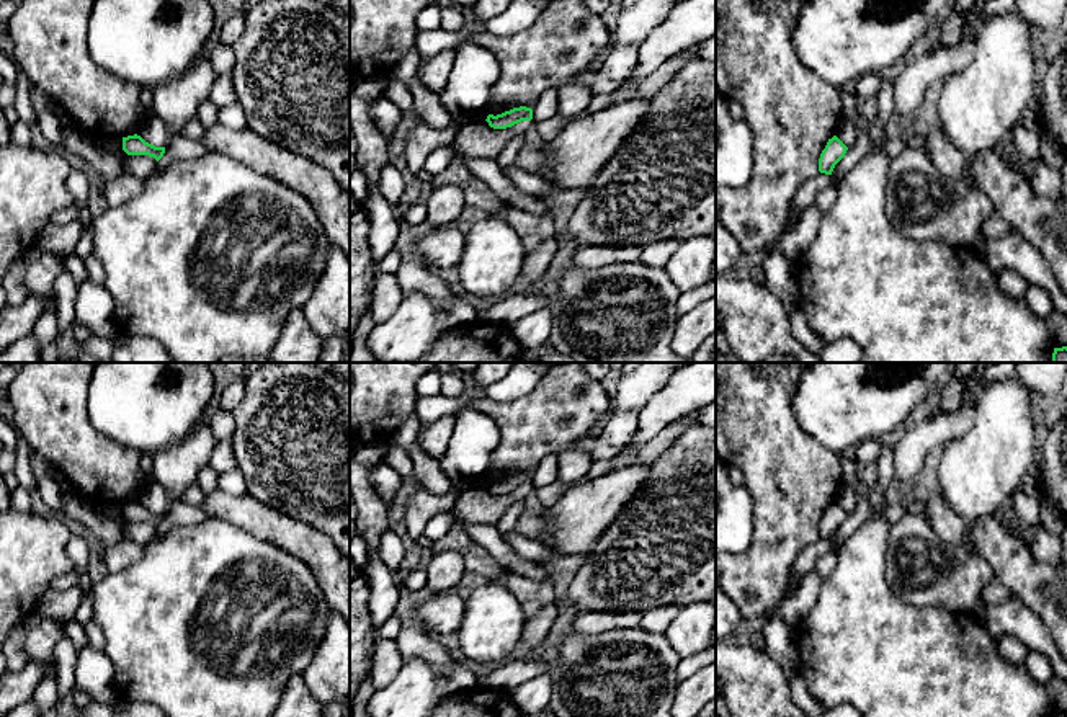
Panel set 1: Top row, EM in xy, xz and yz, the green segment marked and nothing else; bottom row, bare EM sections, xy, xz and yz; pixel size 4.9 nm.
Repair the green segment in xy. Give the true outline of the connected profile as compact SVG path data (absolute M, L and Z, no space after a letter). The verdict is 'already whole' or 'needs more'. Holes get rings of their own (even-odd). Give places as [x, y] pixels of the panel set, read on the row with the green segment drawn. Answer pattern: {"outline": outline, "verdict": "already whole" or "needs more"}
{"outline": "M127 136L123 137L123 150L127 155L149 155L154 157L157 162L163 157L165 147L155 147L145 142L141 136Z", "verdict": "already whole"}

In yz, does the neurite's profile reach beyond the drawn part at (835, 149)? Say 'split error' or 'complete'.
complete

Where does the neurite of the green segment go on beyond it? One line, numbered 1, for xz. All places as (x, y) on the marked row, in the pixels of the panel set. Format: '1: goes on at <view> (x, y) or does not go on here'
1: does not go on here

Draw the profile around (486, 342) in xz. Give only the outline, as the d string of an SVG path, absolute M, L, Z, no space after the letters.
M482 322L446 328L433 348L412 363L533 363L505 325Z

